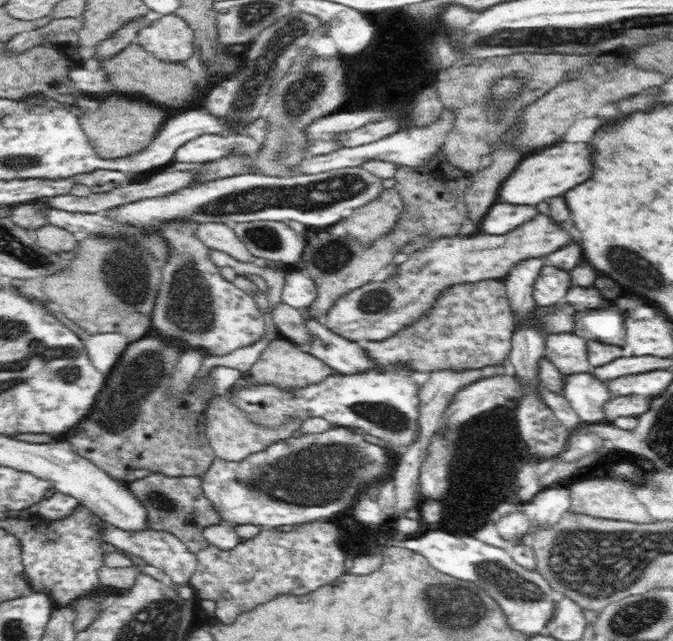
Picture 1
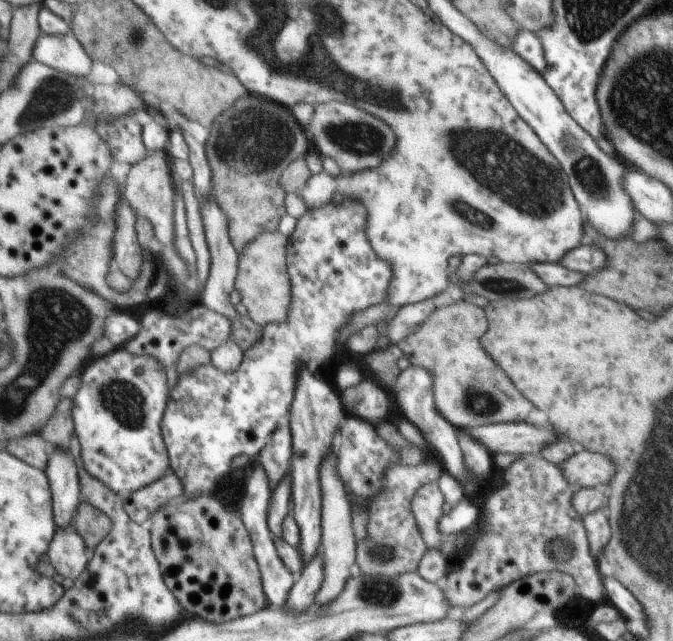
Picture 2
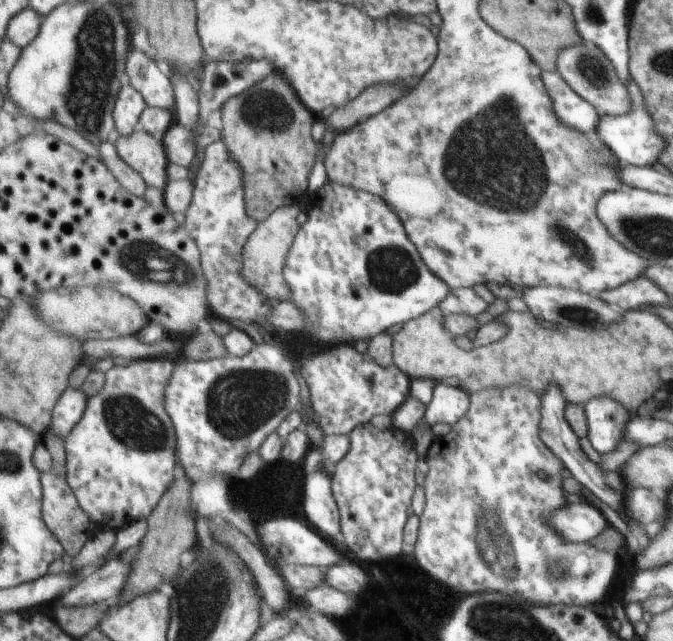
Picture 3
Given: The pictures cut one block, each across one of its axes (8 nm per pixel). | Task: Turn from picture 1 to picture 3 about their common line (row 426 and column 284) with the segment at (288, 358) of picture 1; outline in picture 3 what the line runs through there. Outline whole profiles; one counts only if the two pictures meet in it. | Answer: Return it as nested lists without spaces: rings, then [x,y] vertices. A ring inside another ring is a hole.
[[[300,204],[280,206],[264,222],[258,223],[258,228],[251,234],[243,249],[243,277],[254,287],[267,294],[268,298],[277,298],[278,302],[291,298],[291,288],[283,277],[283,268],[290,247],[299,231],[296,216],[300,214]]]

